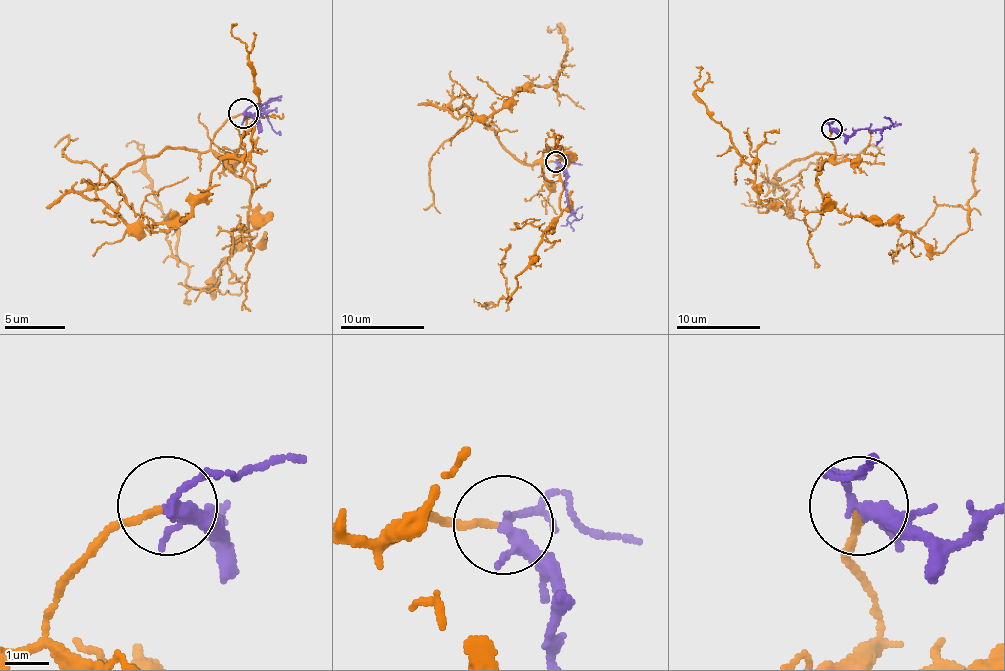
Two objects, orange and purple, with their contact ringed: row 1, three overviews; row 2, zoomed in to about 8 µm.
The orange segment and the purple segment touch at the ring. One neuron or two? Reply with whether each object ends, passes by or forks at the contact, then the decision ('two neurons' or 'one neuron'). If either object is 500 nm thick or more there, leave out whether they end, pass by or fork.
orange ends; purple forks; one neuron

